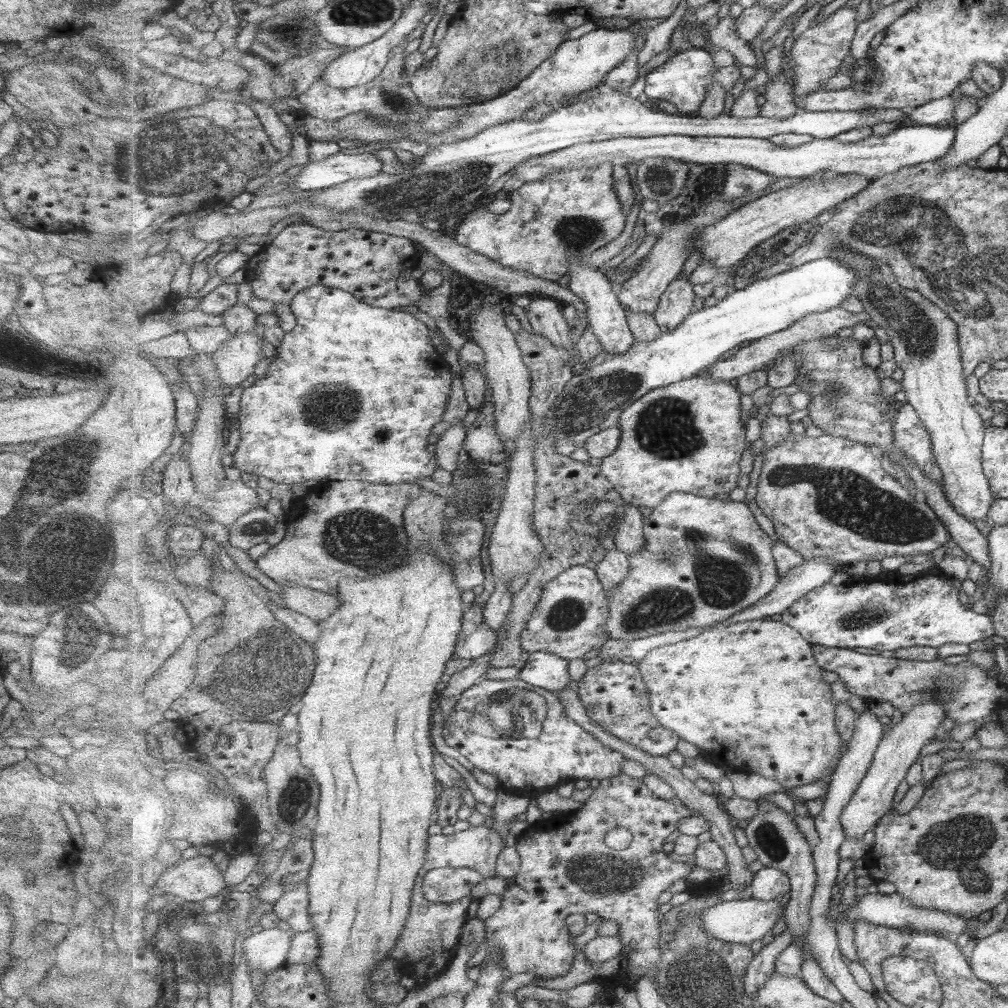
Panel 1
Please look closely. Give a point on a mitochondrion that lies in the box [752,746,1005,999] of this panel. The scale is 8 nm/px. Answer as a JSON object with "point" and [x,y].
{"point":[959,844]}

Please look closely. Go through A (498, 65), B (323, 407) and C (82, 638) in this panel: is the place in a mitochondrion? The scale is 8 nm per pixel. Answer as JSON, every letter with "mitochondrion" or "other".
{"A":"mitochondrion","B":"mitochondrion","C":"mitochondrion"}

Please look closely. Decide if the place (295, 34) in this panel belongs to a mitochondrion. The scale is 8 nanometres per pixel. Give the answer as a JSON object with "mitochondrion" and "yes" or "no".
{"mitochondrion":"yes"}

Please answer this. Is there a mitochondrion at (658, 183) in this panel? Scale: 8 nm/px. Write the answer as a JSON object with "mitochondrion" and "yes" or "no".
{"mitochondrion":"yes"}

